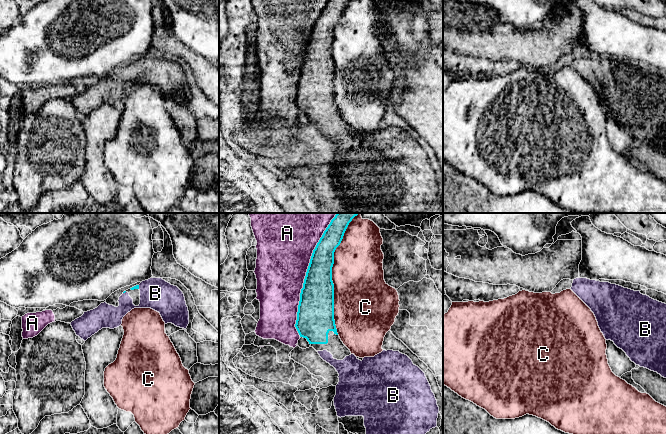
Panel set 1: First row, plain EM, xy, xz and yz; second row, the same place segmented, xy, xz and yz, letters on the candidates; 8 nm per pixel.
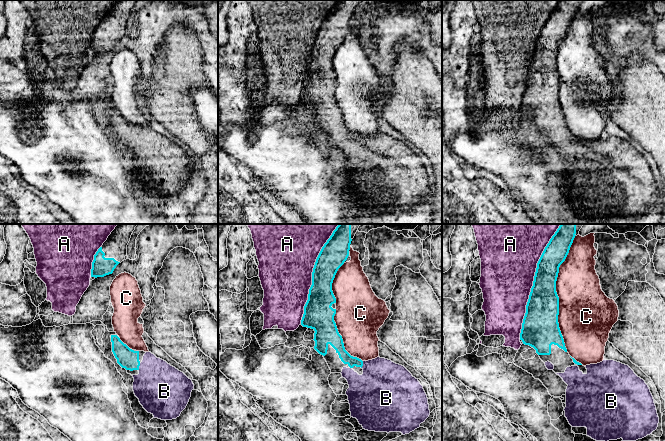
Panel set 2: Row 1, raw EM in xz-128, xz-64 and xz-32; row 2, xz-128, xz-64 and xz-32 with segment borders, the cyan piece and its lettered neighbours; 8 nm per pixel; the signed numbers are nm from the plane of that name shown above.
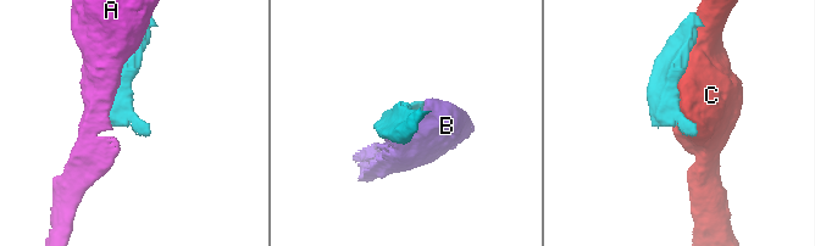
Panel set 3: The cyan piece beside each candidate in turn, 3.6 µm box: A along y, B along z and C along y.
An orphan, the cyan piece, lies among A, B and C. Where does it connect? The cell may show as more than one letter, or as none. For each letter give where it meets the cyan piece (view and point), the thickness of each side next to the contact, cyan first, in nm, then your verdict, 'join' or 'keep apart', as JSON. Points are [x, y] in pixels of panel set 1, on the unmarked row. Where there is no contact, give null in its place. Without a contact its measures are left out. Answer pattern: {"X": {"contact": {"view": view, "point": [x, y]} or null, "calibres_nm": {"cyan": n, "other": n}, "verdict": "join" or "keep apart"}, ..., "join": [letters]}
{"A": {"contact": {"view": "xz", "point": [304, 56]}, "calibres_nm": {"cyan": 280, "other": 420}, "verdict": "keep apart"}, "B": {"contact": {"view": "xy", "point": [138, 63]}, "calibres_nm": {"cyan": 30, "other": 260}, "verdict": "join"}, "C": {"contact": {"view": "xz", "point": [331, 55]}, "calibres_nm": {"cyan": 280, "other": 420}, "verdict": "keep apart"}, "join": ["B"]}

